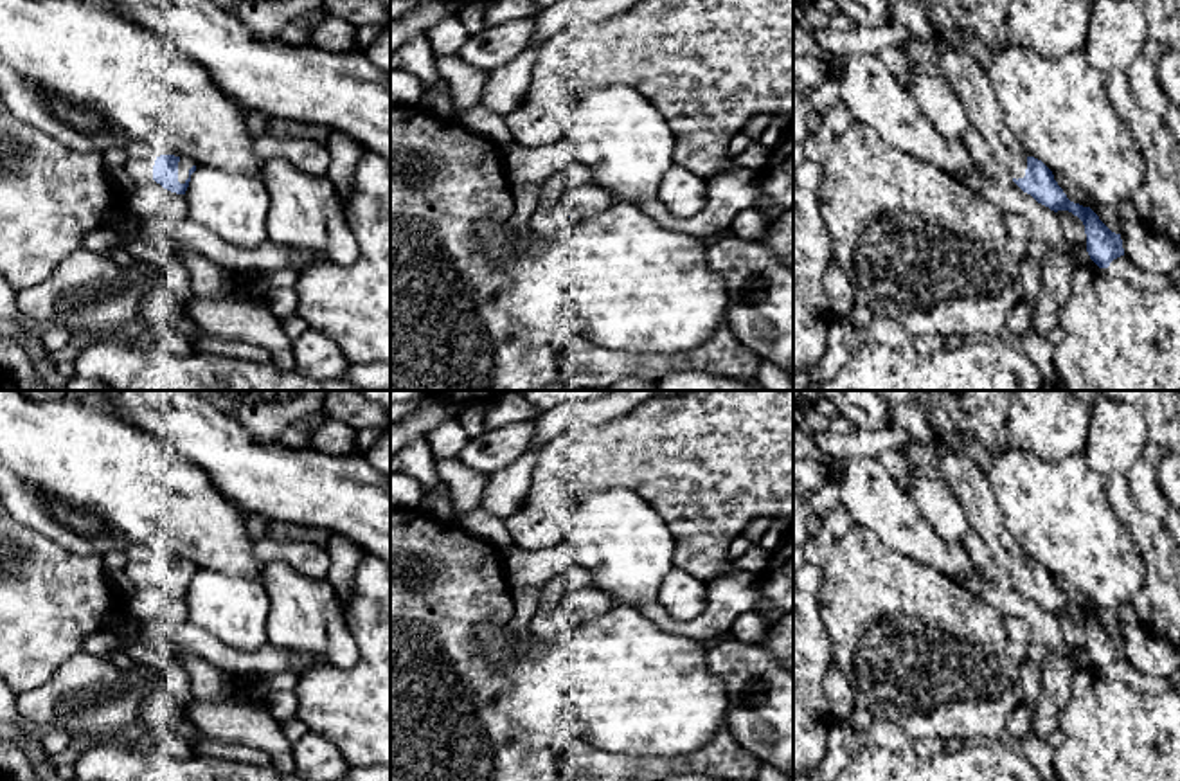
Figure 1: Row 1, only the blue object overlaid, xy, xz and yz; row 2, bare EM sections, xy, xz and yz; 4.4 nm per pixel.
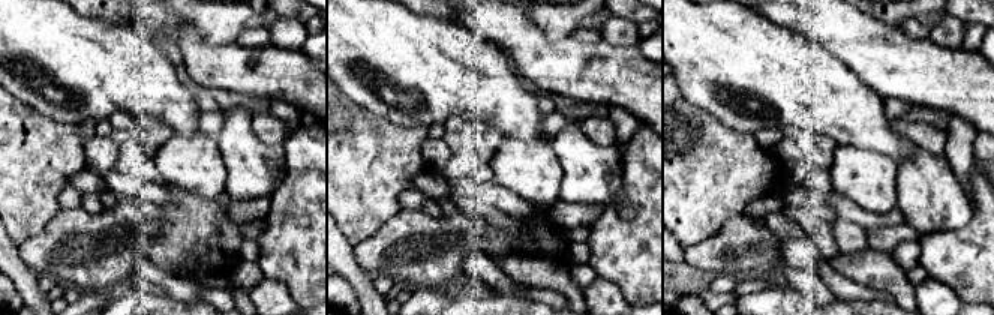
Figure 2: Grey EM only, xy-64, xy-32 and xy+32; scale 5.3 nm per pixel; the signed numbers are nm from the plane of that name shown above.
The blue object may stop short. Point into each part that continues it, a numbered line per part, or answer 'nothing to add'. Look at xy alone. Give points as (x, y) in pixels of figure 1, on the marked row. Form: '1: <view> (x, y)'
1: xy (184, 164)

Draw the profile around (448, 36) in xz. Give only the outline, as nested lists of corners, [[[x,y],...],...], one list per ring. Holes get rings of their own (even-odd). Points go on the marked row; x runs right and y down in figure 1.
[[[457,16],[442,20],[432,27],[426,40],[435,56],[457,54],[459,49],[468,41],[469,34]]]

